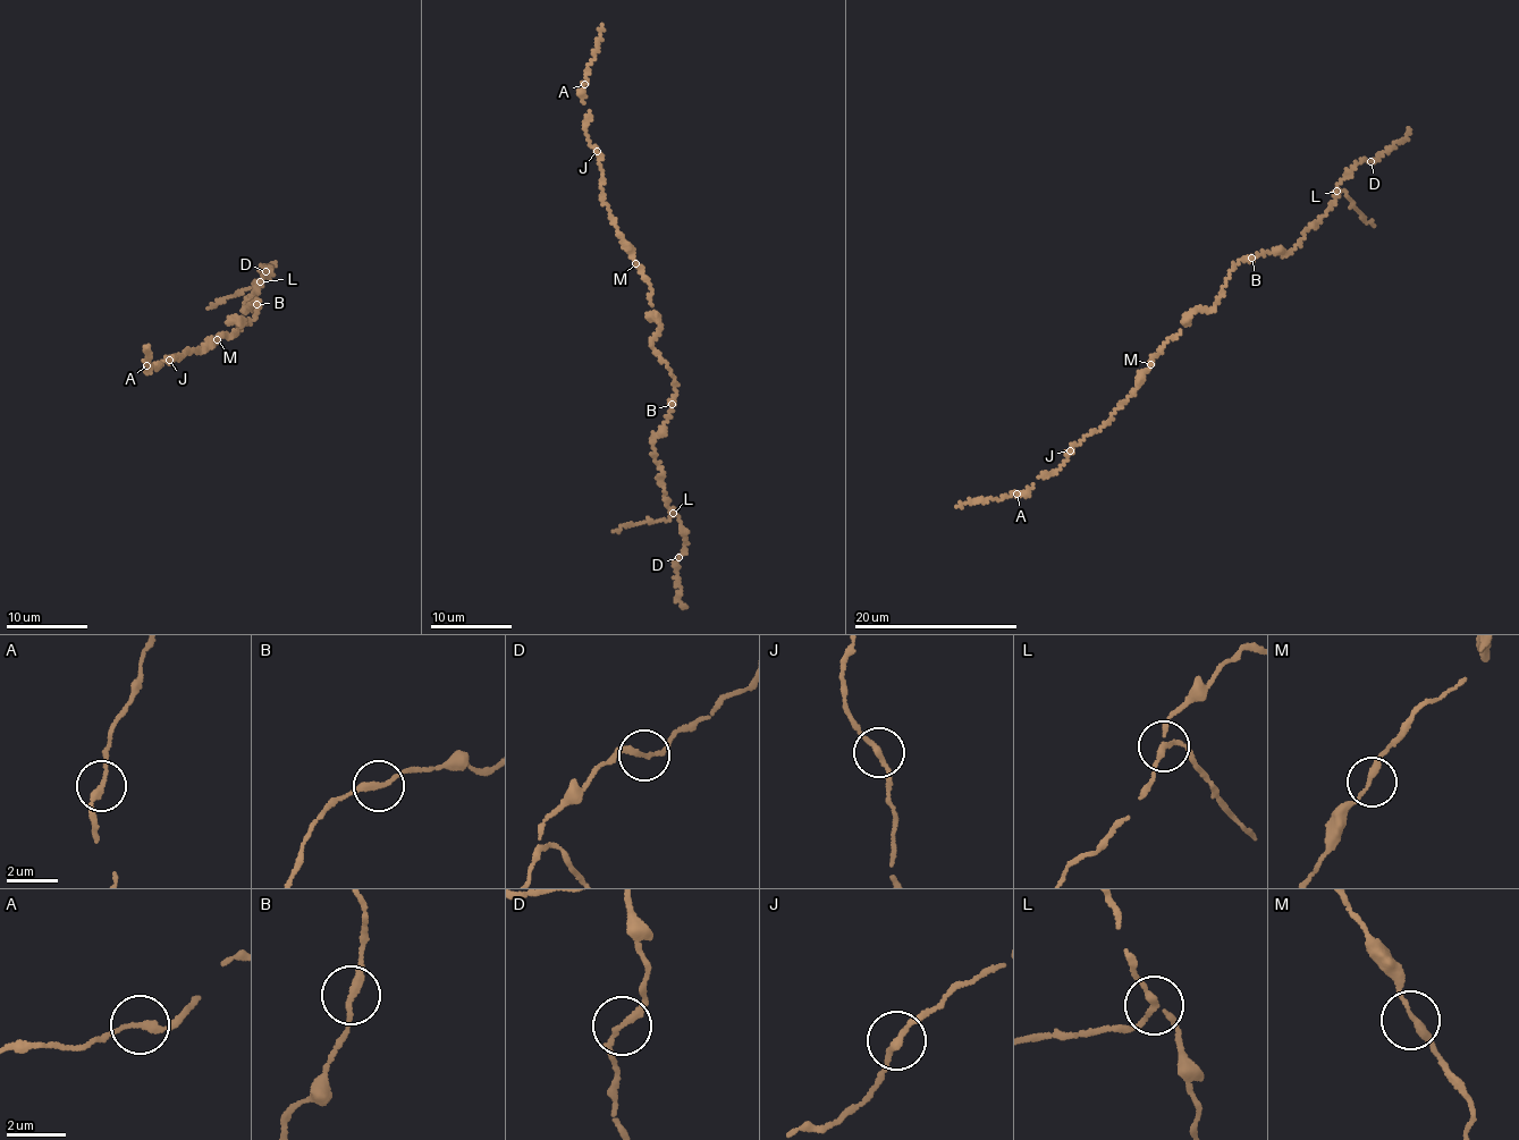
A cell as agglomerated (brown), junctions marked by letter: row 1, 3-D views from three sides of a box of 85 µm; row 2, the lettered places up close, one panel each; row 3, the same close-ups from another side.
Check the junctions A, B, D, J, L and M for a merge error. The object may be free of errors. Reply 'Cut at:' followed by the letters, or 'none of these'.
Cut at: L

